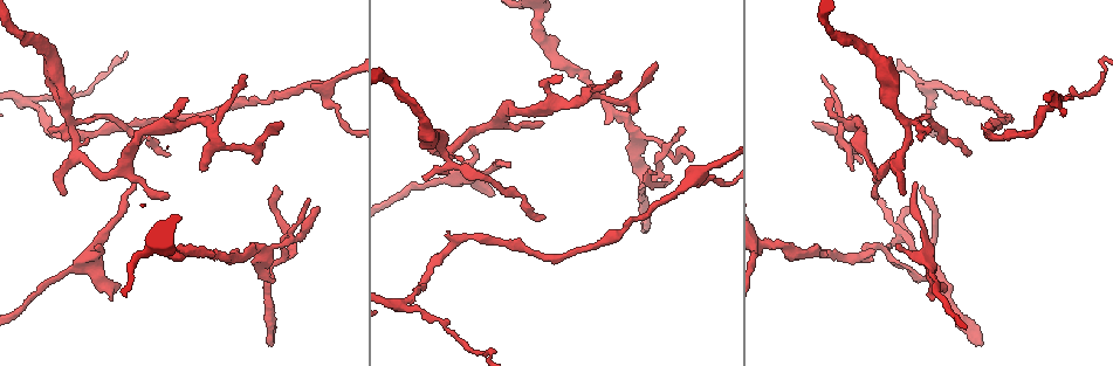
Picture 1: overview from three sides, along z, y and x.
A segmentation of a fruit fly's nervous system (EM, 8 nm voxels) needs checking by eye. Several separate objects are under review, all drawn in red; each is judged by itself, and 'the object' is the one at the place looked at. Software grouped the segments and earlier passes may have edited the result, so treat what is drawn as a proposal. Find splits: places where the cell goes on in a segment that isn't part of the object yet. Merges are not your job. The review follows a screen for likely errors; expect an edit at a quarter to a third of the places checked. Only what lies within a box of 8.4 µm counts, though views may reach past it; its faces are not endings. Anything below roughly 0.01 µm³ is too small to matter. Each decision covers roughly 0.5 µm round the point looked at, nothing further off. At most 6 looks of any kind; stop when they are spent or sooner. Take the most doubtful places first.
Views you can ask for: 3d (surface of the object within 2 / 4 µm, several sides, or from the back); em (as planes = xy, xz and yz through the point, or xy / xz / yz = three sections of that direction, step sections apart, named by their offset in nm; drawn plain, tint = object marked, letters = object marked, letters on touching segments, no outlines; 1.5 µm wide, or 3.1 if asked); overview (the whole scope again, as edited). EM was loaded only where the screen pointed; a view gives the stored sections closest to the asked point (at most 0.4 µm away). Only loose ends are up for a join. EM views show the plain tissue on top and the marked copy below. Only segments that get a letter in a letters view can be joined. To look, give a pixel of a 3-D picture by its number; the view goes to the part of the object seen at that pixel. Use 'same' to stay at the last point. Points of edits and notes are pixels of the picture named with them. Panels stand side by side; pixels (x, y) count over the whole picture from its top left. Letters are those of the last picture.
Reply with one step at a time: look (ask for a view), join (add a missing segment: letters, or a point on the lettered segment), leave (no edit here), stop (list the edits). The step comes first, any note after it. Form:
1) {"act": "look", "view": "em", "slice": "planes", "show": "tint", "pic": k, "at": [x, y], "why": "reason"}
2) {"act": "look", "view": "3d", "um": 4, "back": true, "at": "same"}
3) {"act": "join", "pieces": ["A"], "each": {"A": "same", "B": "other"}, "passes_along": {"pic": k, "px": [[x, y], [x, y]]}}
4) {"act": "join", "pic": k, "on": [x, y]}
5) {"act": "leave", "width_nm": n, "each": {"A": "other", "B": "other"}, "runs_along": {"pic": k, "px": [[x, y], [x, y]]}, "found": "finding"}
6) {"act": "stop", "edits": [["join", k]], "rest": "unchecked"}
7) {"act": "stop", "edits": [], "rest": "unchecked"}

{"act": "look", "view": "3d", "um": 4, "pic": 1, "at": [273, 345], "why": "an open end"}

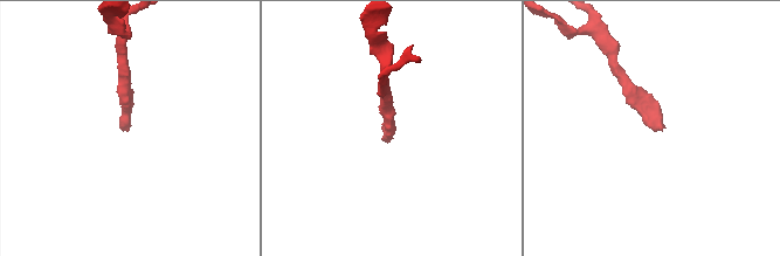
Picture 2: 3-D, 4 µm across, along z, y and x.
{"act": "look", "view": "em", "slice": "planes", "show": "letters", "pic": 2, "at": [126, 129], "why": "shape alone is not enough"}

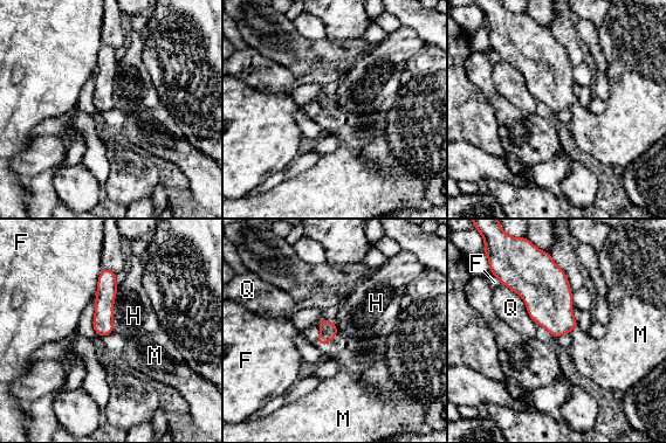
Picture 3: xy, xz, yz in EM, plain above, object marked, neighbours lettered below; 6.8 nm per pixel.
{"act": "join", "pieces": ["M"], "each": {"F": "other", "H": "other", "M": "same", "Q": "other"}, "passes_along": {"pic": 3, "px": [[328, 330], [327, 343], [354, 355]]}, "found": "the cell continues"}

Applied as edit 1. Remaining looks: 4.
{"act": "look", "view": "3d", "um": 2, "pic": 1, "at": [469, 146], "why": "free end"}

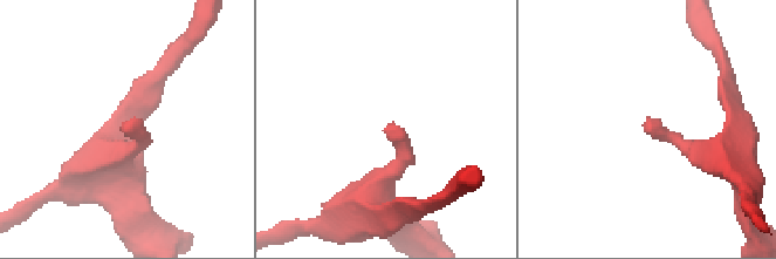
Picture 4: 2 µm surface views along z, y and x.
{"act": "look", "view": "em", "slice": "planes", "show": "letters", "pic": 4, "at": [126, 135], "why": "shape alone is not enough"}

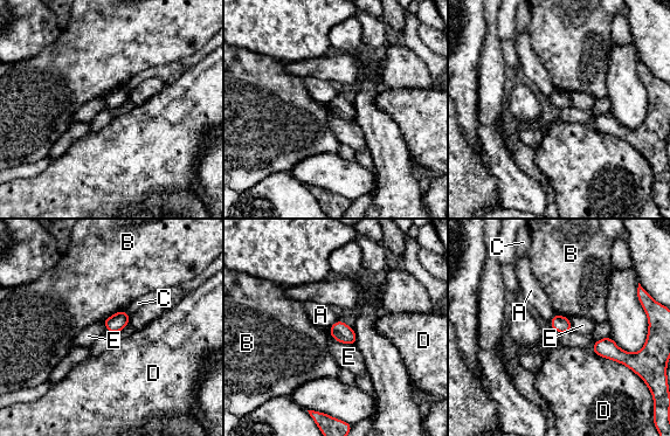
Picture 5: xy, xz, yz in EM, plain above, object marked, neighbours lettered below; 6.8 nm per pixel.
{"act": "leave", "each": {"A": "other", "B": "other", "C": "other", "D": "other", "E": "other"}, "border": {"pic": 5, "px": [[331, 336], [342, 343], [354, 345]]}, "found": "no lettered segment goes on from it"}

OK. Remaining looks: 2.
{"act": "look", "view": "em", "slice": "yz", "step": 8, "show": "letters", "pic": 1, "at": [274, 189], "why": "branch stops here"}

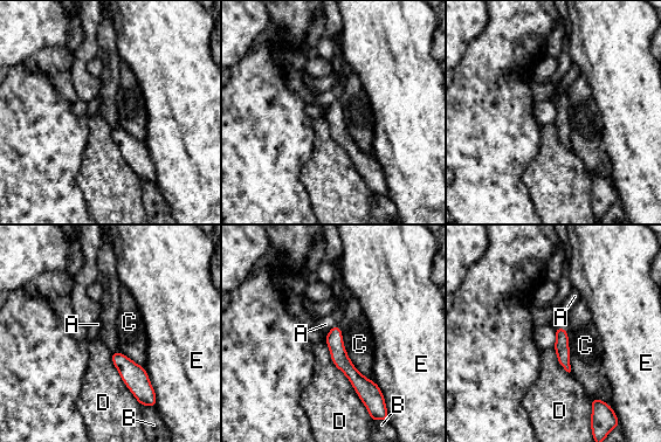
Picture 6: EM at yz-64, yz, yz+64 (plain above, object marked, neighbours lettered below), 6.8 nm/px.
{"act": "leave", "longest_contact_nm": ["D", 550], "each": {"A": "other", "B": "other", "C": "other", "D": "other", "E": "other"}, "found": "none of them fits"}

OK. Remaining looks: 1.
{"act": "stop", "edits": [["join", 3]], "rest": "unchecked"}

